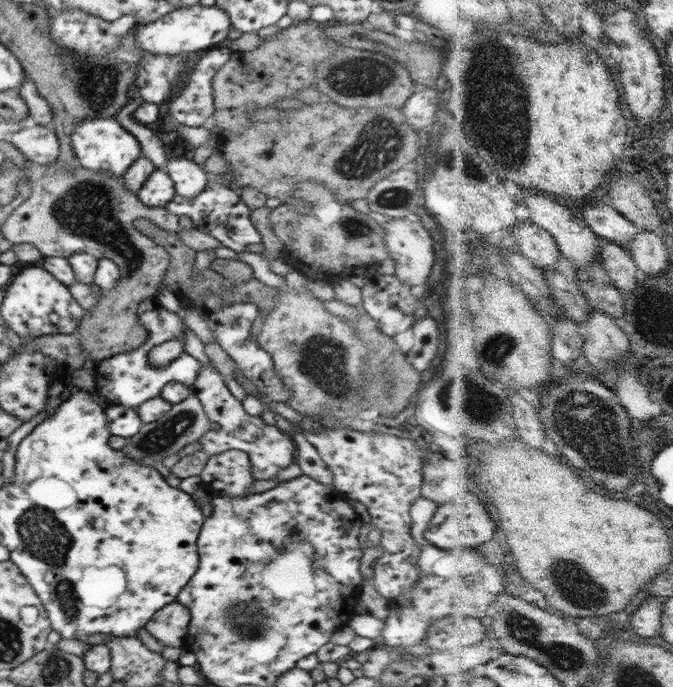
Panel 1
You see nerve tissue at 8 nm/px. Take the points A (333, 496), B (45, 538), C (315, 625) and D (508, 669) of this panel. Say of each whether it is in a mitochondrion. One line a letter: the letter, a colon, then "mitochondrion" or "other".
A: other
B: mitochondrion
C: other
D: mitochondrion

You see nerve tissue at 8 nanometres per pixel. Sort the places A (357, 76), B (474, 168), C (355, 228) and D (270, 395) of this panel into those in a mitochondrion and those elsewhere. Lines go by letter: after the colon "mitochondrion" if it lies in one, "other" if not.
A: mitochondrion
B: mitochondrion
C: mitochondrion
D: other

